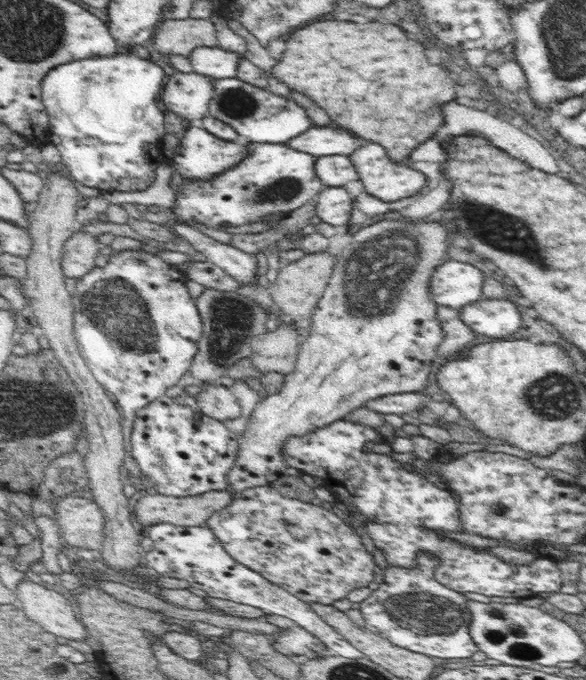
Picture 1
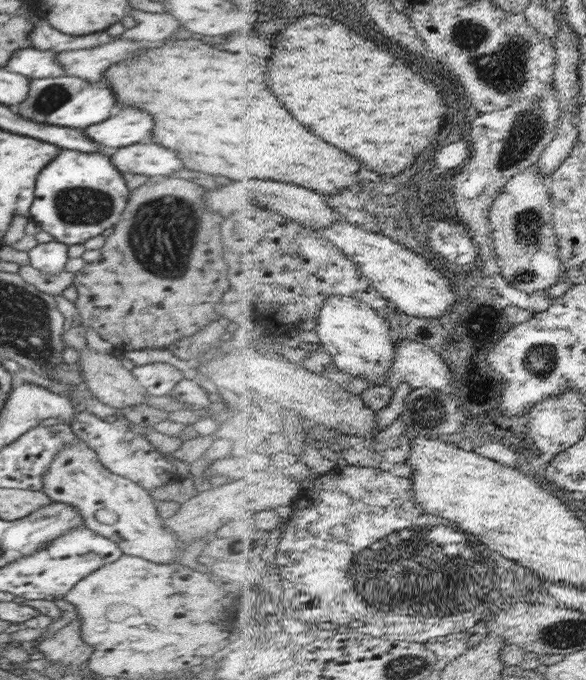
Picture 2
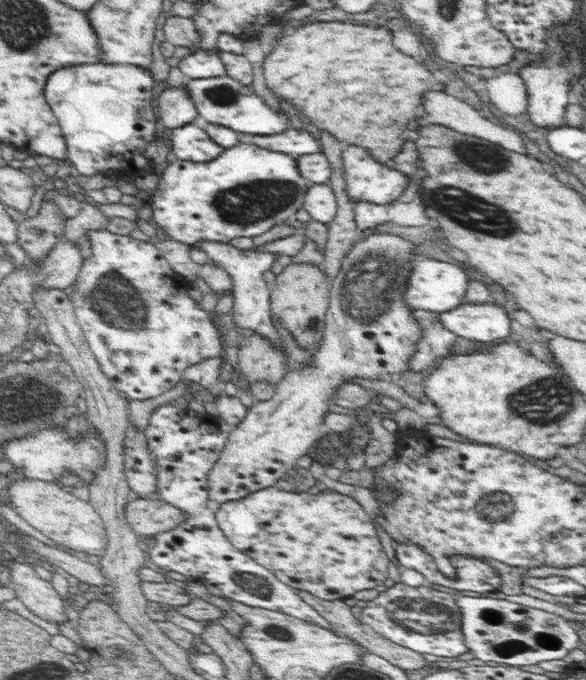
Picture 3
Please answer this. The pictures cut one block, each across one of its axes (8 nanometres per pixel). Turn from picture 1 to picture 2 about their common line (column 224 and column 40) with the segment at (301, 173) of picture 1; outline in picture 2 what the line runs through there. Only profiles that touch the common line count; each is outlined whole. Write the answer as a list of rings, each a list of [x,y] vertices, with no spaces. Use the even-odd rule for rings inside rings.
[[[62,149],[38,174],[29,219],[53,236],[54,241],[68,246],[83,244],[121,220],[130,193],[109,154]]]

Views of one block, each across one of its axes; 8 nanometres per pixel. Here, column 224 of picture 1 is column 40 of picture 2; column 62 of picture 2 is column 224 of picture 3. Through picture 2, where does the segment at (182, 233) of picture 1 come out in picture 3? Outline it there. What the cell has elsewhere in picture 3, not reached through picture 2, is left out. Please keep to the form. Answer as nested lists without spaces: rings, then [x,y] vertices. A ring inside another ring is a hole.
[[[200,240],[192,244],[212,258],[218,266],[224,268],[224,271],[232,277],[233,282],[233,298],[234,307],[232,309],[232,319],[234,325],[242,329],[253,330],[258,335],[264,337],[266,341],[270,341],[276,348],[281,348],[284,352],[284,342],[278,330],[274,327],[273,313],[270,305],[270,288],[262,277],[263,272],[273,268],[276,254],[267,253],[266,251],[258,250],[256,248],[241,250],[230,243],[224,242],[210,242],[209,240]]]

